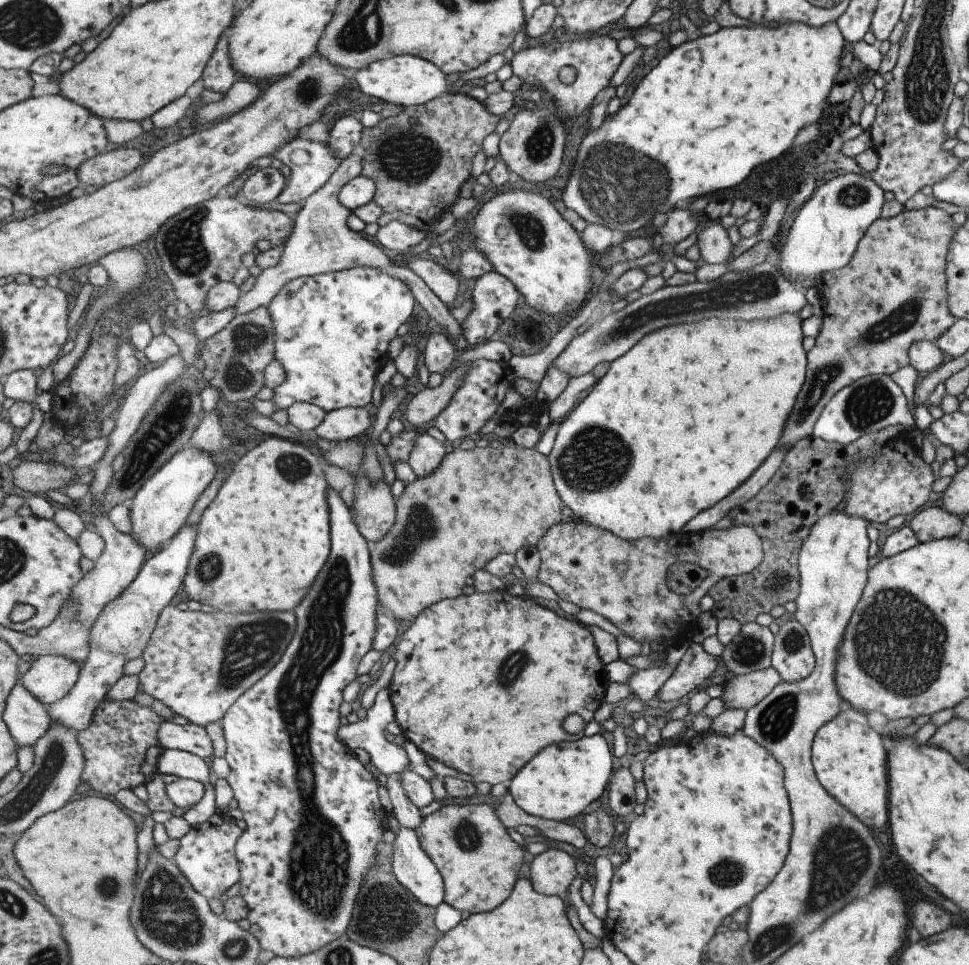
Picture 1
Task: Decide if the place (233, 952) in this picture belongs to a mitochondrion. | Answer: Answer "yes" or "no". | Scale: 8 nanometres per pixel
yes

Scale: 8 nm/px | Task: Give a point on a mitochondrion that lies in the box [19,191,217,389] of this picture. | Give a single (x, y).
(184, 246)

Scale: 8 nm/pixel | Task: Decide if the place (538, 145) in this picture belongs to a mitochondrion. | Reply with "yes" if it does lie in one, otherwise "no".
yes

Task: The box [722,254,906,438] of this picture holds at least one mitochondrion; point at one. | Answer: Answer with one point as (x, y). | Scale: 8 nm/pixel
(868, 404)

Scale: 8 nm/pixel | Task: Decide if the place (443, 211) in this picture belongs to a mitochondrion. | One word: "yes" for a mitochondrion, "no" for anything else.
no

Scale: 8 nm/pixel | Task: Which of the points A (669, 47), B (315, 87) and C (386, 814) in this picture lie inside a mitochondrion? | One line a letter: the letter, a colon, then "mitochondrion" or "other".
A: other
B: mitochondrion
C: other

